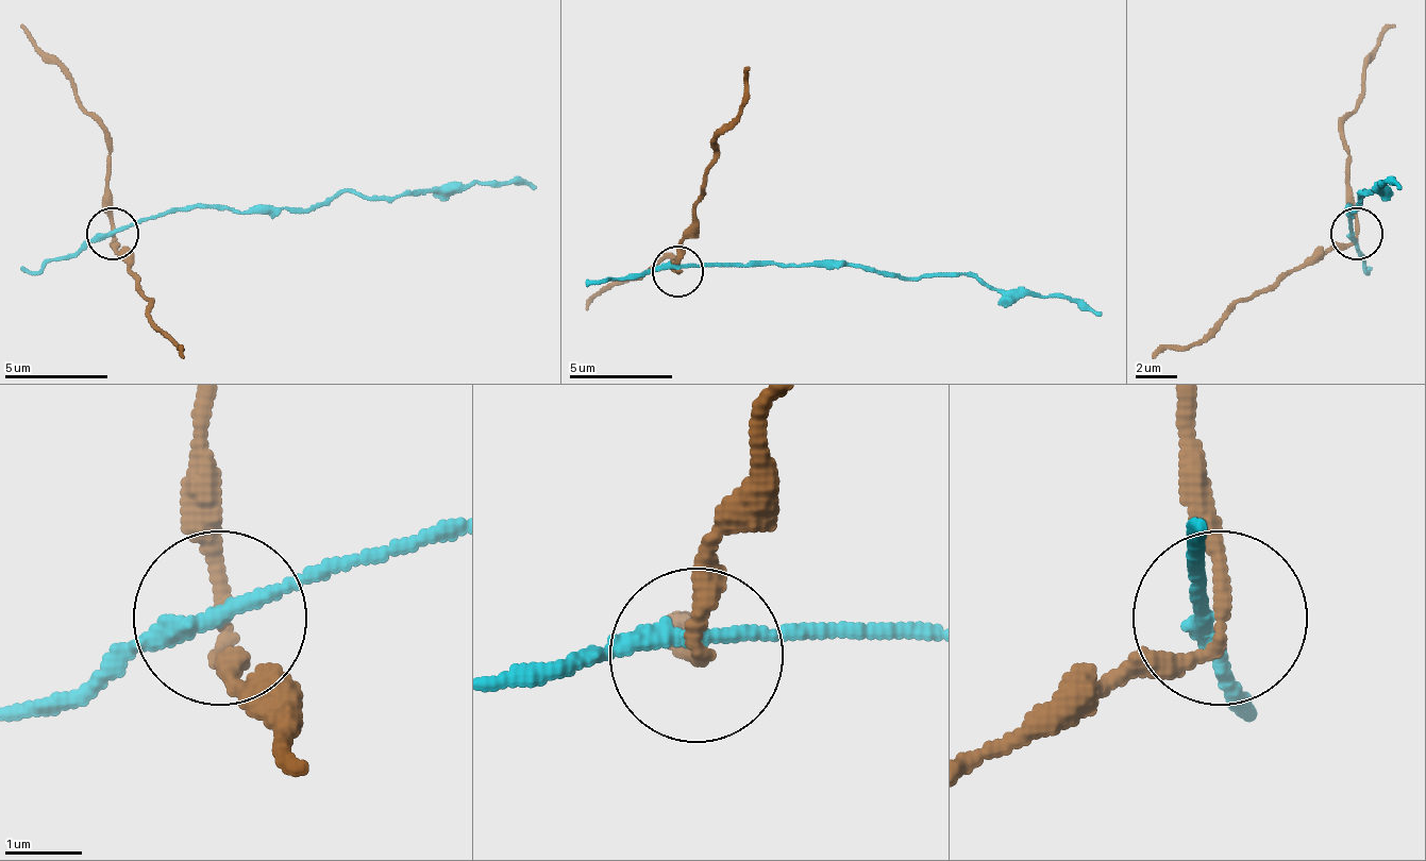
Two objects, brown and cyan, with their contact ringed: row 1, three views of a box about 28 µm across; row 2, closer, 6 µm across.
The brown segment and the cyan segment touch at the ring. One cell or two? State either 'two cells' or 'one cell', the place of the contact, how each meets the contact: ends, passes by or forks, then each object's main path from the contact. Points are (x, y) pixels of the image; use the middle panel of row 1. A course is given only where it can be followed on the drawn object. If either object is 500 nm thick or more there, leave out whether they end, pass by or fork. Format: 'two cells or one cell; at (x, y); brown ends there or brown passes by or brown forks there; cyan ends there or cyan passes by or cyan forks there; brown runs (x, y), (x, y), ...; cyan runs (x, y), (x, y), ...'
two cells; at (677, 271); brown passes by; cyan passes by; brown runs (676, 272), (712, 138), (738, 112), (749, 66); cyan runs (676, 267), (758, 262), (872, 267), (924, 277), (980, 277), (1007, 292), (1074, 298), (1100, 314)

